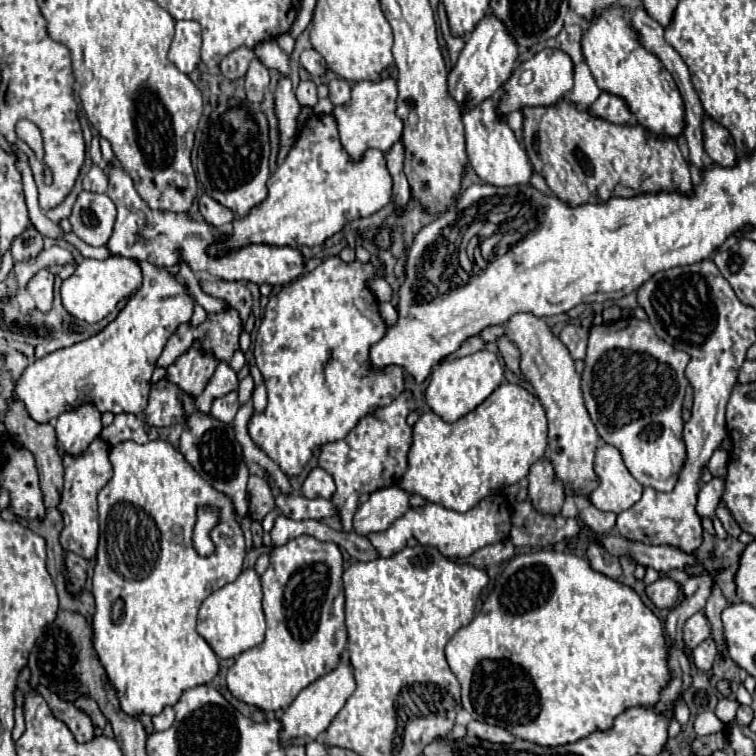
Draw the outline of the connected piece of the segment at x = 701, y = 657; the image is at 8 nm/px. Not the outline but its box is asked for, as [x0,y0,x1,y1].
[691,638,717,672]

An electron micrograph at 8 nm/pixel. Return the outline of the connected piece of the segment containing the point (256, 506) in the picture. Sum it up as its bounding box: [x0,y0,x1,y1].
[247,476,275,520]

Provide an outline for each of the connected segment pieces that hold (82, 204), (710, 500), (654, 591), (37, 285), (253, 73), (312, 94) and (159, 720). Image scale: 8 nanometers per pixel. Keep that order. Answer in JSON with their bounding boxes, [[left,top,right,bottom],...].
[[69,190,115,246],[695,476,723,518],[647,576,679,608],[27,270,53,312],[245,58,269,104],[295,80,317,106],[153,706,175,730]]

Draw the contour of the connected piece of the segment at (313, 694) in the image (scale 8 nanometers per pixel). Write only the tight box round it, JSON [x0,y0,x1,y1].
[281,654,355,746]

